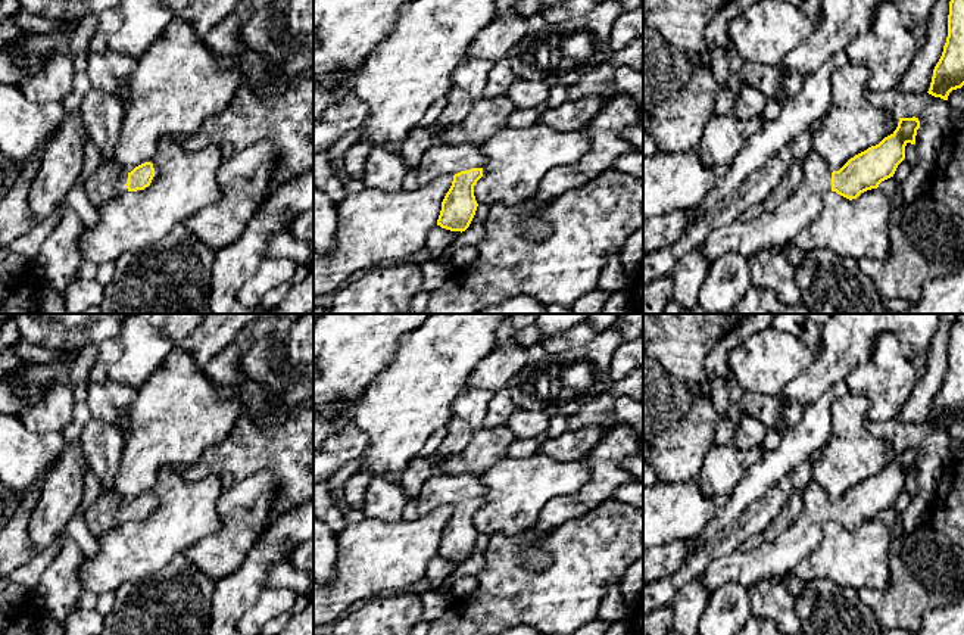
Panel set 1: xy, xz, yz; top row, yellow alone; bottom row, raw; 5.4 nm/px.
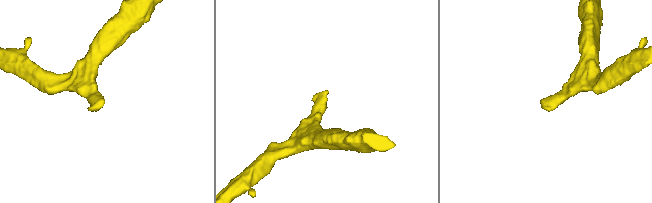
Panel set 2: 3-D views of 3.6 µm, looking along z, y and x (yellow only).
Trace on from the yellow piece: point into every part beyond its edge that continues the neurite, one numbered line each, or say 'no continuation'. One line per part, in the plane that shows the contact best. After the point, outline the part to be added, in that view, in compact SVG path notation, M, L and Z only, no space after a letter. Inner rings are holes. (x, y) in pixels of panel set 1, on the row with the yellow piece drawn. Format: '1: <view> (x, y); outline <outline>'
1: xz (440, 159); outline M475 143L433 144L417 166L418 184L428 184L442 175L455 175L471 168L484 168L486 162Z

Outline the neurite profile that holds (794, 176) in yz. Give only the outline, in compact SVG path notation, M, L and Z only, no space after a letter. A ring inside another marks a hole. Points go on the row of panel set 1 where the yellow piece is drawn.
M790 166L790 169L784 174L780 184L770 193L770 199L774 203L786 200L792 194L792 184L799 184L804 177L801 166Z

